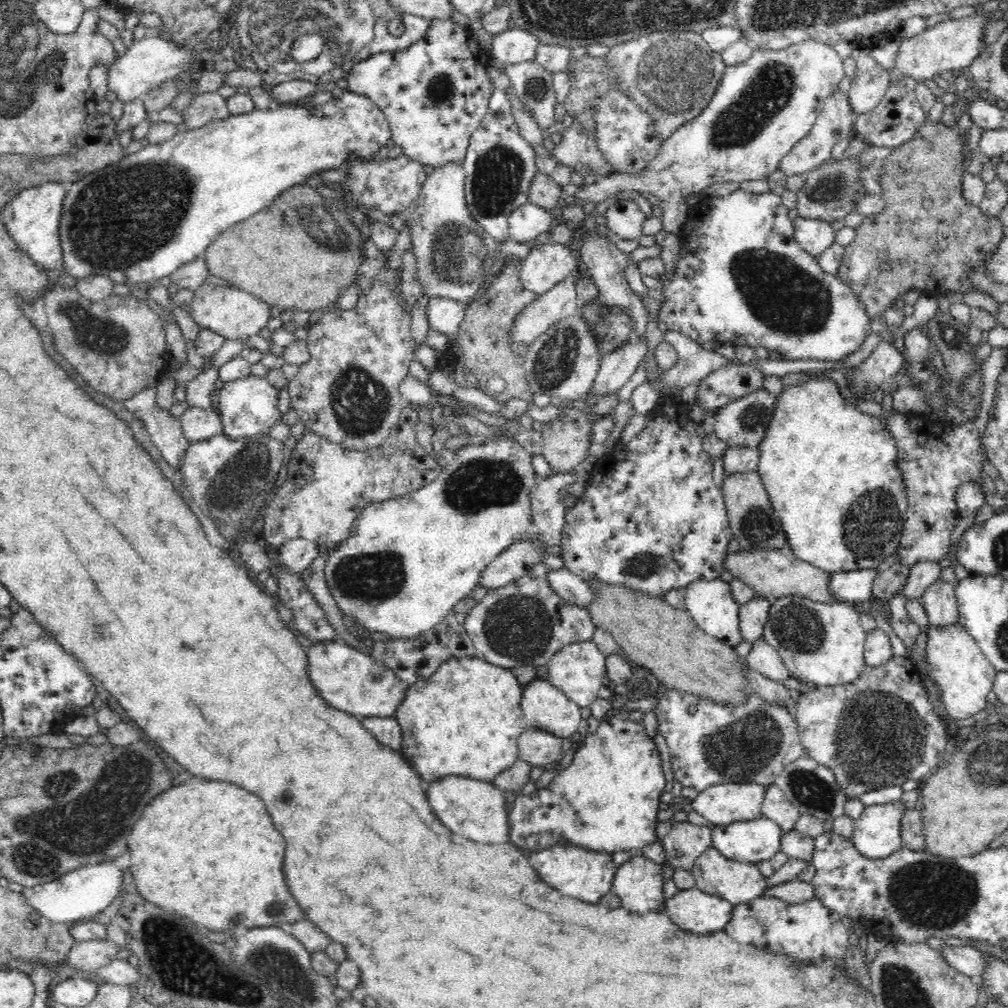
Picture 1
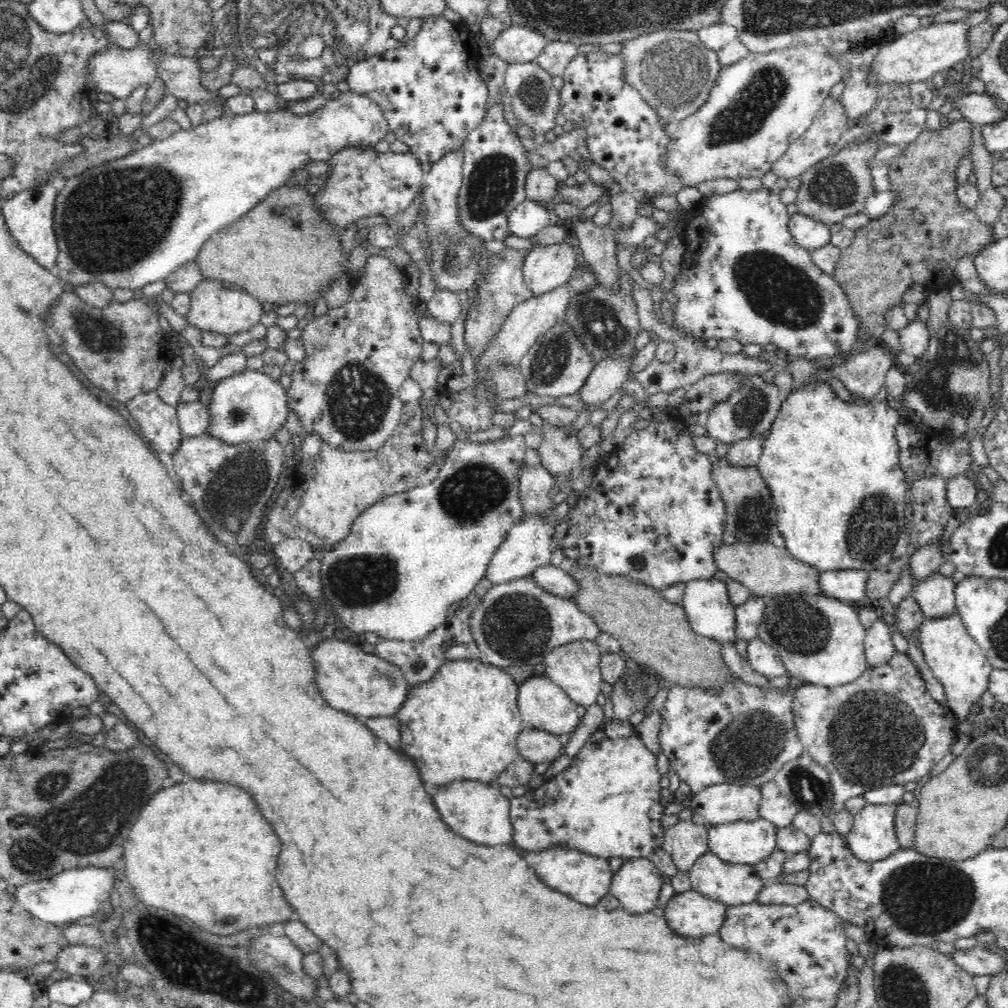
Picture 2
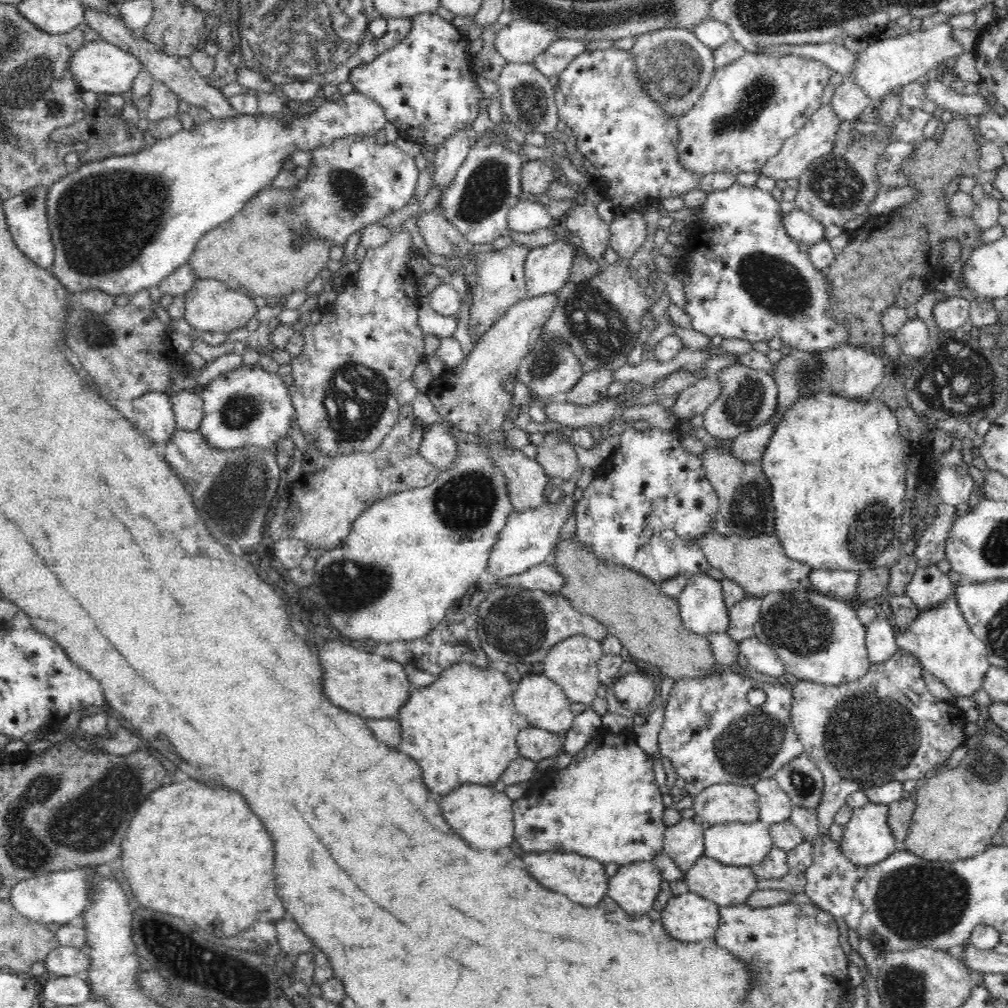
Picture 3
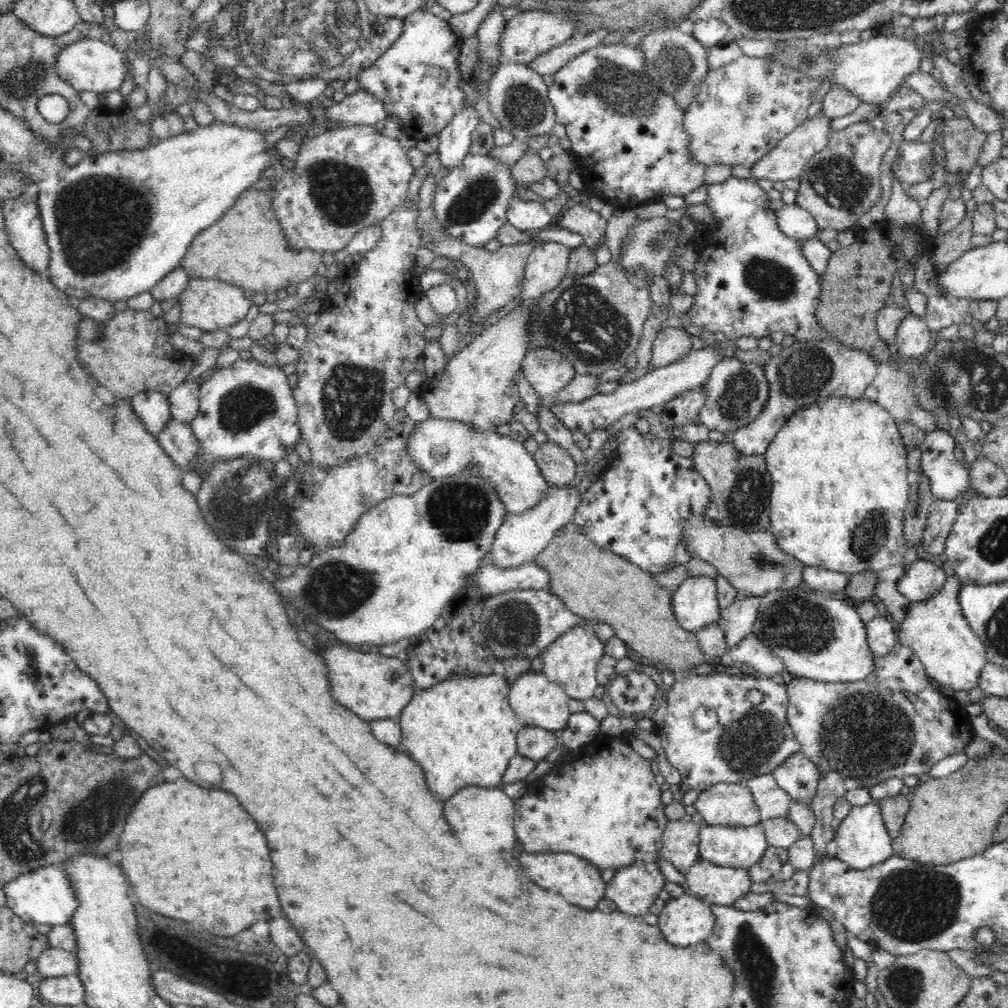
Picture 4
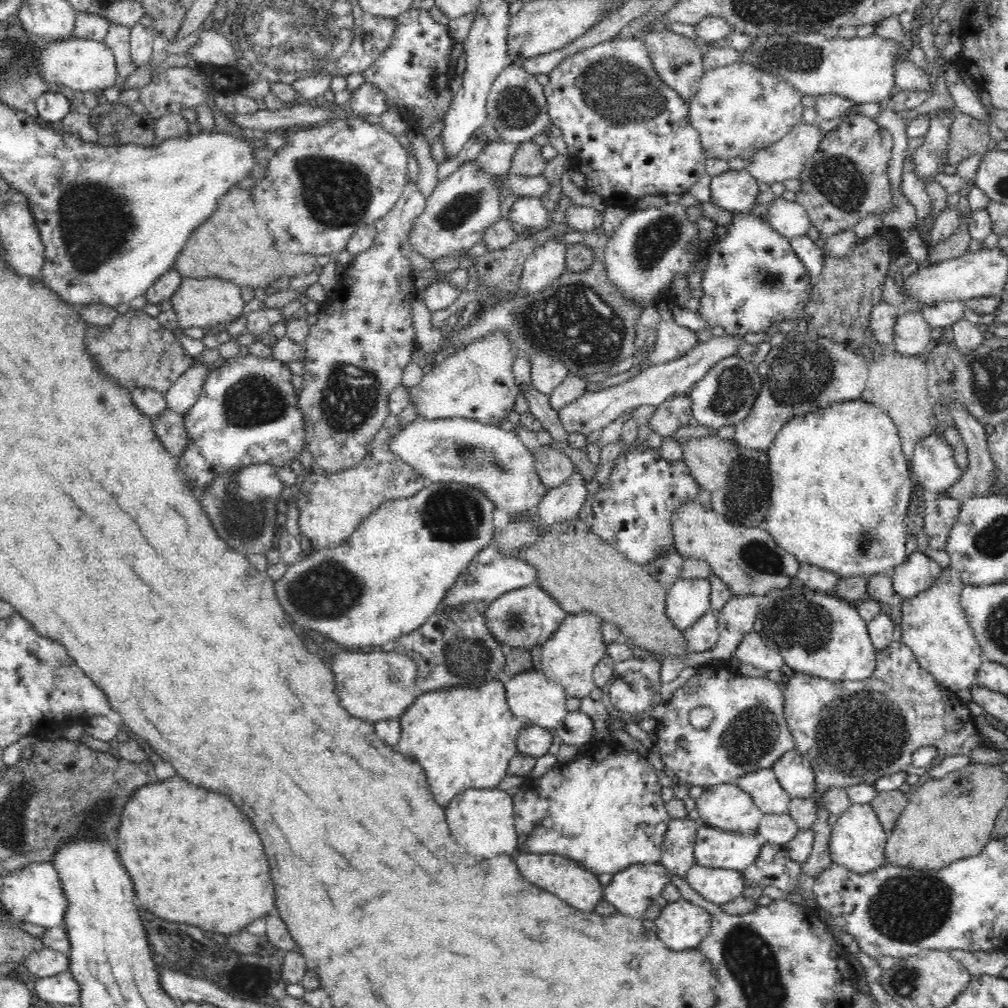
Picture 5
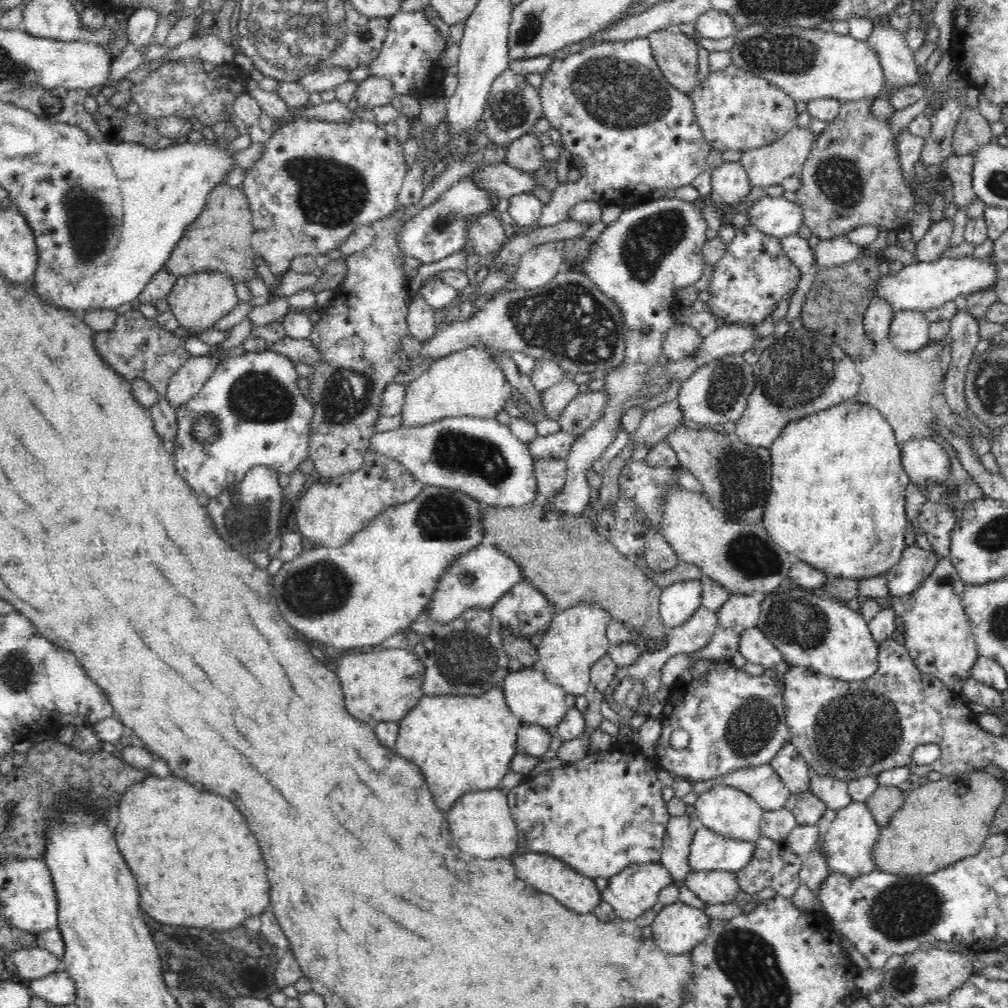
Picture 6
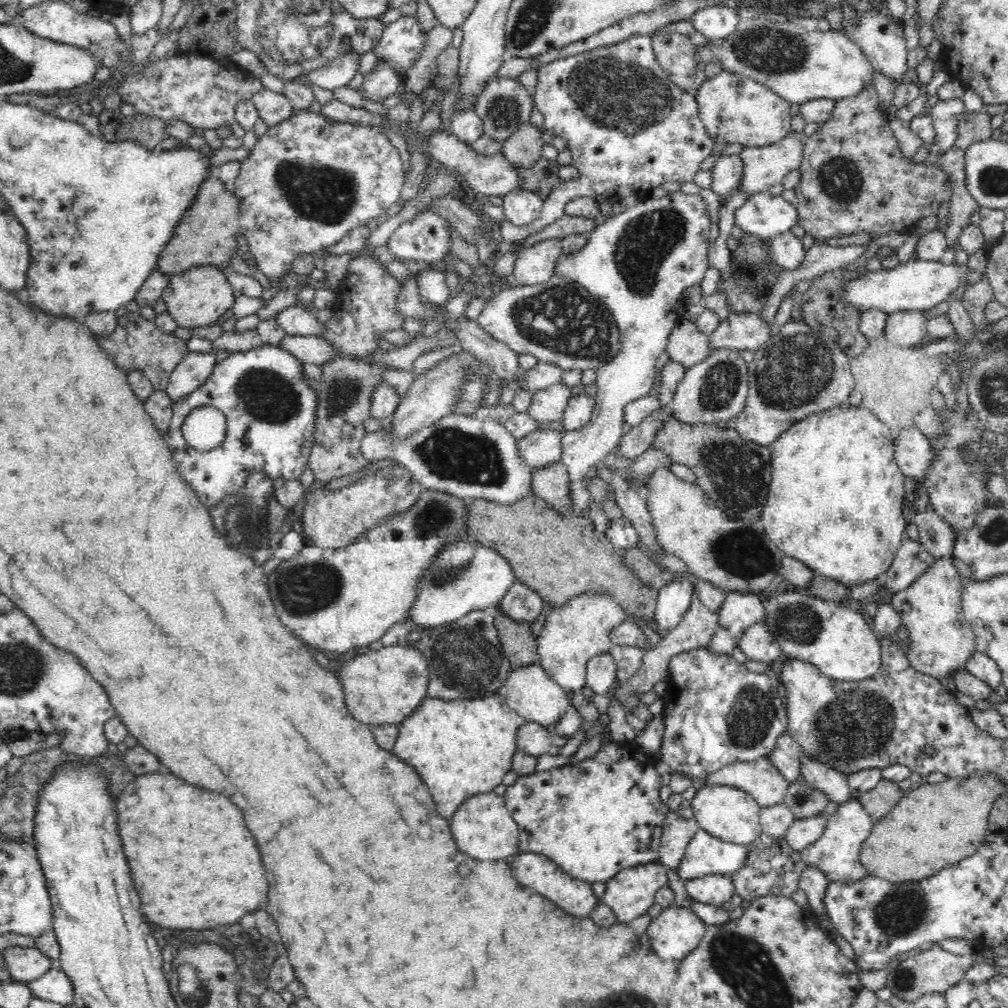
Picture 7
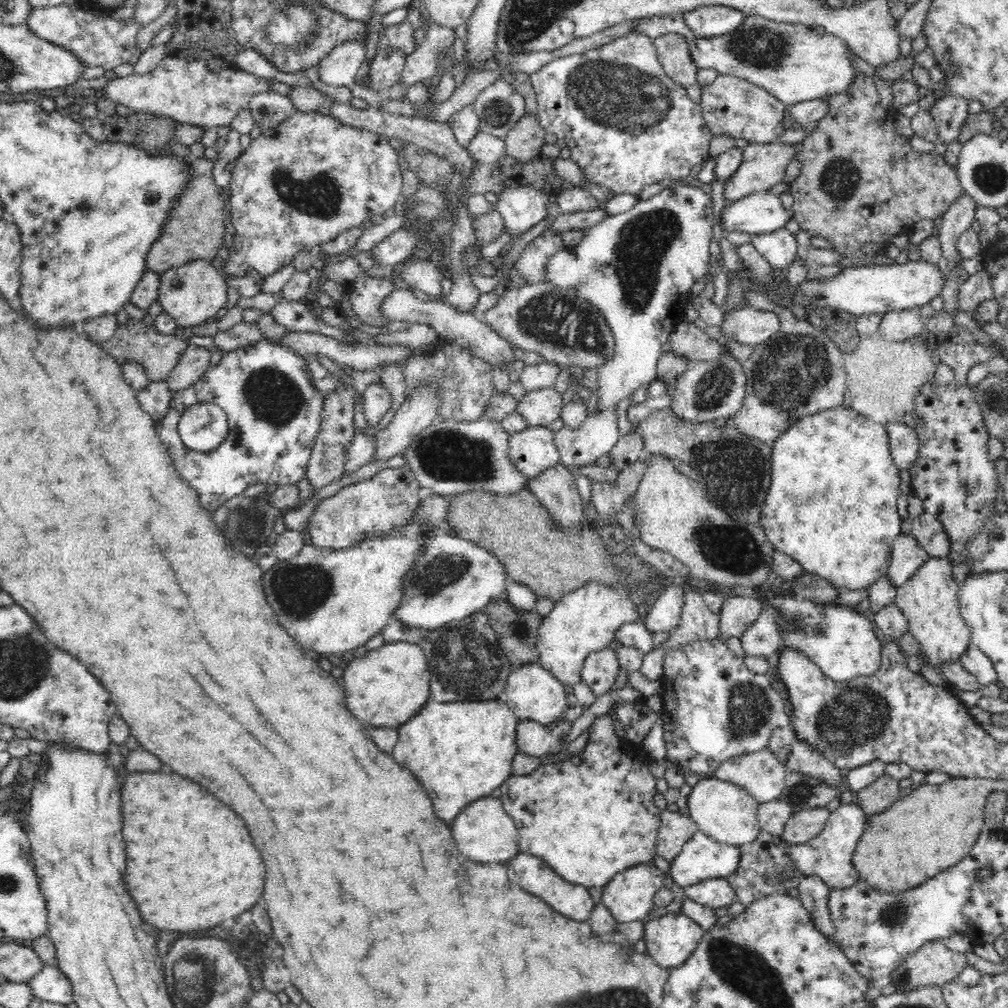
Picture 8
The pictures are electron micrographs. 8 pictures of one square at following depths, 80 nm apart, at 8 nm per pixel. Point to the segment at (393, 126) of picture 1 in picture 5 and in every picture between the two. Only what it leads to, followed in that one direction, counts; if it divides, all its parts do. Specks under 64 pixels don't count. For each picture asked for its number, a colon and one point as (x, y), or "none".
2: (430, 104)
3: (425, 85)
4: (418, 80)
5: (414, 74)

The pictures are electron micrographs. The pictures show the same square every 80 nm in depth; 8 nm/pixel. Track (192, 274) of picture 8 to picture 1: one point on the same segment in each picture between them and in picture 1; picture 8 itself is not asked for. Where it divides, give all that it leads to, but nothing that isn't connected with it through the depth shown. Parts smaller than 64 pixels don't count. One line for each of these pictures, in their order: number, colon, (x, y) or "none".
1: (234, 313)
2: (213, 307)
3: (210, 306)
4: (208, 304)
5: (207, 303)
6: (199, 301)
7: (200, 296)

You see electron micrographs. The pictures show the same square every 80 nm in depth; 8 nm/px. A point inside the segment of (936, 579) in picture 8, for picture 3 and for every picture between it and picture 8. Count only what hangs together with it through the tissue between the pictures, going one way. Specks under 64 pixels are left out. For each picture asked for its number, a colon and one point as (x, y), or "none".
3: (942, 642)
4: (937, 632)
5: (934, 625)
6: (938, 634)
7: (941, 642)

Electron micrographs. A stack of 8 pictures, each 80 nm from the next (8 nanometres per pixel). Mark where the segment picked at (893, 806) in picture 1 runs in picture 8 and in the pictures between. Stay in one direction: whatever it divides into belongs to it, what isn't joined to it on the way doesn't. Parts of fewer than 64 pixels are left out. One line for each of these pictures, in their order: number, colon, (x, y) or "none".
2: (873, 837)
3: (867, 839)
4: (862, 840)
5: (858, 840)
6: (849, 845)
7: (837, 852)
8: (830, 855)

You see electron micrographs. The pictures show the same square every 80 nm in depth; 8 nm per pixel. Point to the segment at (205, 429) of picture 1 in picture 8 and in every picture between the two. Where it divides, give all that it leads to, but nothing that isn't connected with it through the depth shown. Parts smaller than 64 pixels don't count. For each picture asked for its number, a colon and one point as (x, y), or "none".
2: (194, 417)
3: (188, 407)
4: (184, 401)
5: (182, 396)
6: (188, 381)
7: (194, 370)
8: (195, 362)

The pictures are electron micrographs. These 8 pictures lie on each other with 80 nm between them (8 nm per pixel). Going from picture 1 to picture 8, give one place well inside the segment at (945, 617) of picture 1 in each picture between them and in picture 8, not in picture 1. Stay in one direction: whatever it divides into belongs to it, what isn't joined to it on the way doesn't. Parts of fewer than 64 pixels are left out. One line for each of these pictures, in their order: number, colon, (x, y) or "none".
2: (936, 596)
3: (930, 589)
4: (922, 582)
5: (918, 574)
6: (917, 564)
7: (913, 560)
8: (908, 556)

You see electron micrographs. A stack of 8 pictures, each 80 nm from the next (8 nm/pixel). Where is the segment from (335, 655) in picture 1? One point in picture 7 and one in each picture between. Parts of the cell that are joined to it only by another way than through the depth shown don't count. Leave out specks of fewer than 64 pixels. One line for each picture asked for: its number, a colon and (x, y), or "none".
2: (351, 678)
3: (355, 679)
4: (375, 687)
5: (375, 685)
6: (385, 684)
7: (385, 686)

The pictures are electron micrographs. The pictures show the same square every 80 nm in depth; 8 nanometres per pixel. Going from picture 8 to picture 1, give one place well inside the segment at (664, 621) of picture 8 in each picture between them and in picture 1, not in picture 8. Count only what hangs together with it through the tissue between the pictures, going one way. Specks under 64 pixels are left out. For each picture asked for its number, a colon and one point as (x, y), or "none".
1: (711, 603)
2: (707, 603)
3: (702, 608)
4: (696, 606)
5: (688, 600)
6: (680, 601)
7: (675, 599)

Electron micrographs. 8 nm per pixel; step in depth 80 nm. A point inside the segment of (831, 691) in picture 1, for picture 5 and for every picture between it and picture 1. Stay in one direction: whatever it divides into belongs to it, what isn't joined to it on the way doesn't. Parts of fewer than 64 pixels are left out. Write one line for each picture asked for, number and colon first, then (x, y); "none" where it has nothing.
2: (884, 728)
3: (885, 727)
4: (893, 724)
5: (854, 732)

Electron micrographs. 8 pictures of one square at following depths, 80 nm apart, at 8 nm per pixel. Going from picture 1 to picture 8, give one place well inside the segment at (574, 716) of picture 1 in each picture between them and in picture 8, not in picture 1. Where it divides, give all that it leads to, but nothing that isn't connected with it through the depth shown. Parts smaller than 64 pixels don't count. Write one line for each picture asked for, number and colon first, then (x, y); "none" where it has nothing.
2: (544, 705)
3: (543, 704)
4: (537, 701)
5: (535, 700)
6: (533, 699)
7: (529, 692)
8: (531, 692)

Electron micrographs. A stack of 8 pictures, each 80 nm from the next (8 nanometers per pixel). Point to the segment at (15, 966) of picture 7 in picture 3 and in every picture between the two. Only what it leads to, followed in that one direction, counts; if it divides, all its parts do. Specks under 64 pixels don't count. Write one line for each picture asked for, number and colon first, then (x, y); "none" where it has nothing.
3: (64, 961)
4: (54, 962)
5: (46, 962)
6: (33, 963)

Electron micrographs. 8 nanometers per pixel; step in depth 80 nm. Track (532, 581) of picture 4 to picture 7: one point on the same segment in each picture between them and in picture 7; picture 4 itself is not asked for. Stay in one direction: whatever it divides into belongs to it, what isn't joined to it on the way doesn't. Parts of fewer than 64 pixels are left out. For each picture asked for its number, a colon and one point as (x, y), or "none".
5: (491, 575)
6: (480, 579)
7: (468, 576)

